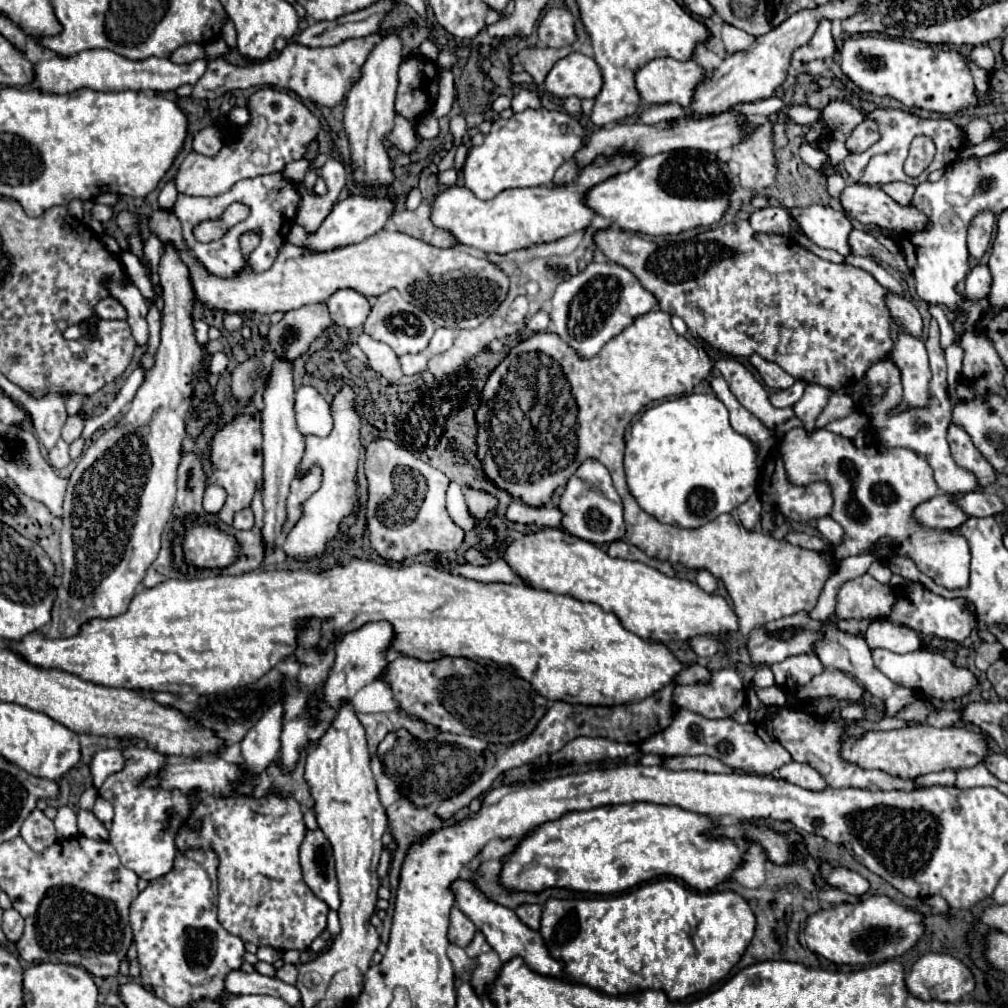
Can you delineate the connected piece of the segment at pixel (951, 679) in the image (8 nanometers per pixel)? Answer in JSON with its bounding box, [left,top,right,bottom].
[873,648,977,702]

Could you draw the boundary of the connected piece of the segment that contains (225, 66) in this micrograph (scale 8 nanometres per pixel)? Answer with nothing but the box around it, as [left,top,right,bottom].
[193,34,381,106]

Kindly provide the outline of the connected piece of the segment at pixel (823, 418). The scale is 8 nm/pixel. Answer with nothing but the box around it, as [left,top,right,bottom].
[816,394,855,428]

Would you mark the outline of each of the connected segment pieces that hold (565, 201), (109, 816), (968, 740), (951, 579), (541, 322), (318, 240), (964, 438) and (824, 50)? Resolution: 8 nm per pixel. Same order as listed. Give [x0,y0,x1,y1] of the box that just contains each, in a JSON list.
[[431,156,637,254],[93,798,113,826],[841,724,987,780],[775,428,969,588],[525,310,551,332],[287,196,393,252],[947,424,995,488],[793,20,837,64]]

